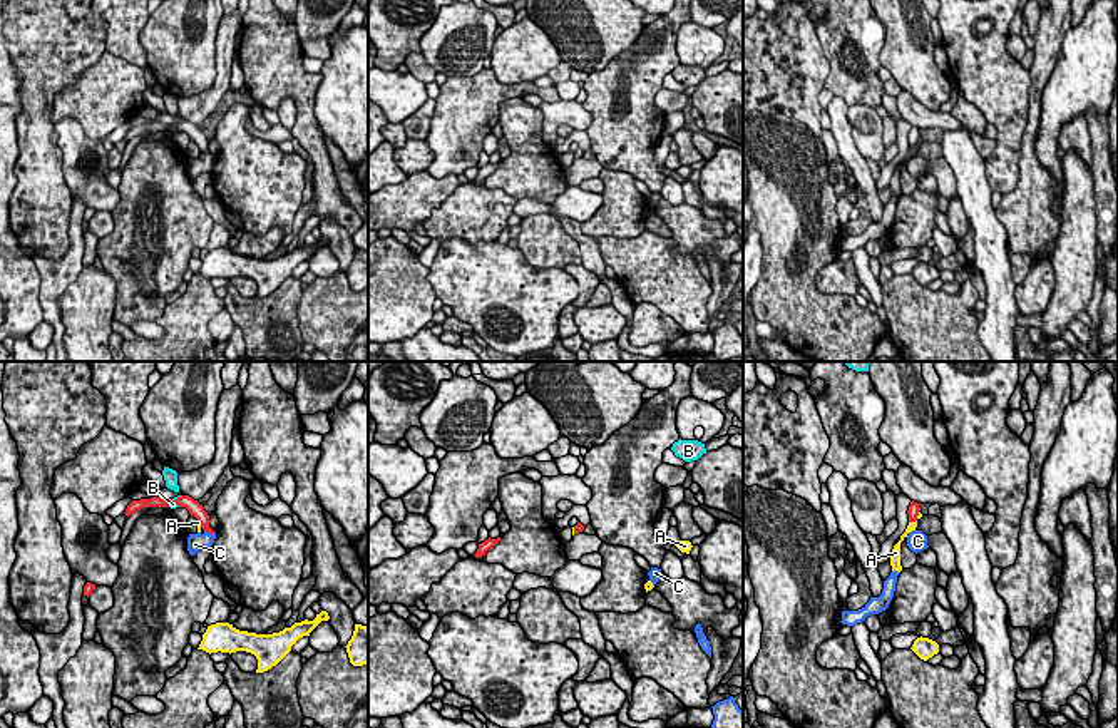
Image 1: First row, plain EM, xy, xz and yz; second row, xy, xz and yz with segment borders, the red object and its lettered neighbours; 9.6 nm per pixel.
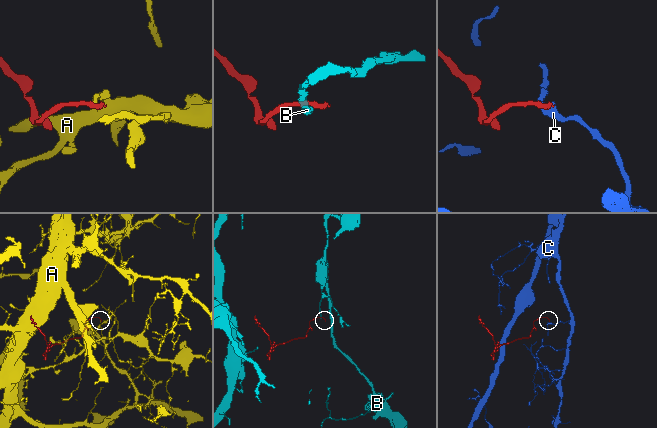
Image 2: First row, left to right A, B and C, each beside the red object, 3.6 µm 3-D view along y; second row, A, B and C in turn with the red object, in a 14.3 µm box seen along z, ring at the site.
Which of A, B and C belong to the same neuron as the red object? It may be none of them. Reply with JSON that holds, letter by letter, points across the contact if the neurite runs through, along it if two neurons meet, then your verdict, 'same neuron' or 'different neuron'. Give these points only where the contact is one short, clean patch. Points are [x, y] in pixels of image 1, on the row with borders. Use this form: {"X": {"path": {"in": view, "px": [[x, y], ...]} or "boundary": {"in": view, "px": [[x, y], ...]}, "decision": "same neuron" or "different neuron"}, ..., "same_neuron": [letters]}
{"A": {"decision": "different neuron"}, "B": {"boundary": {"in": "xy", "px": [[181, 496], [168, 506]]}, "decision": "different neuron"}, "C": {"path": {"in": "xy", "px": [[198, 511], [210, 533], [203, 539], [194, 541]]}, "decision": "same neuron"}, "same_neuron": ["C"]}

